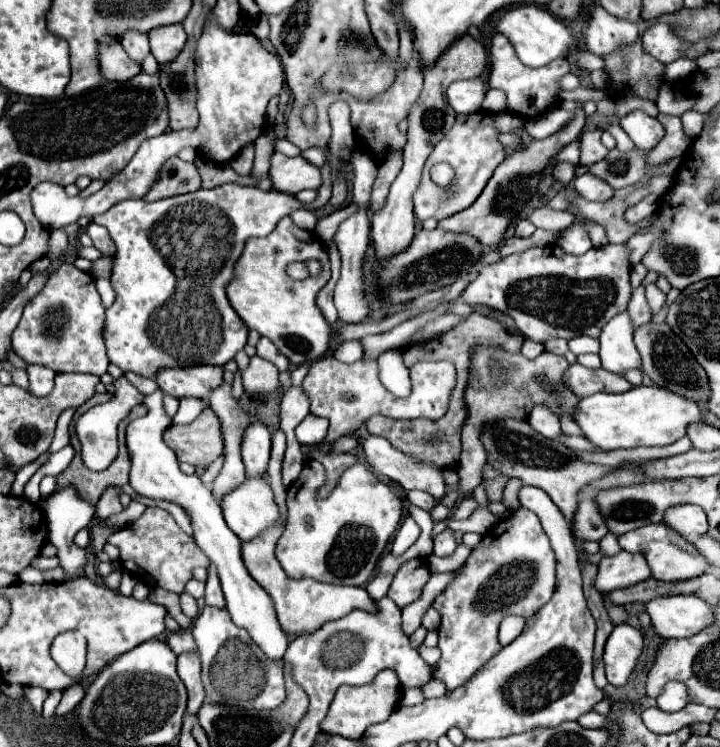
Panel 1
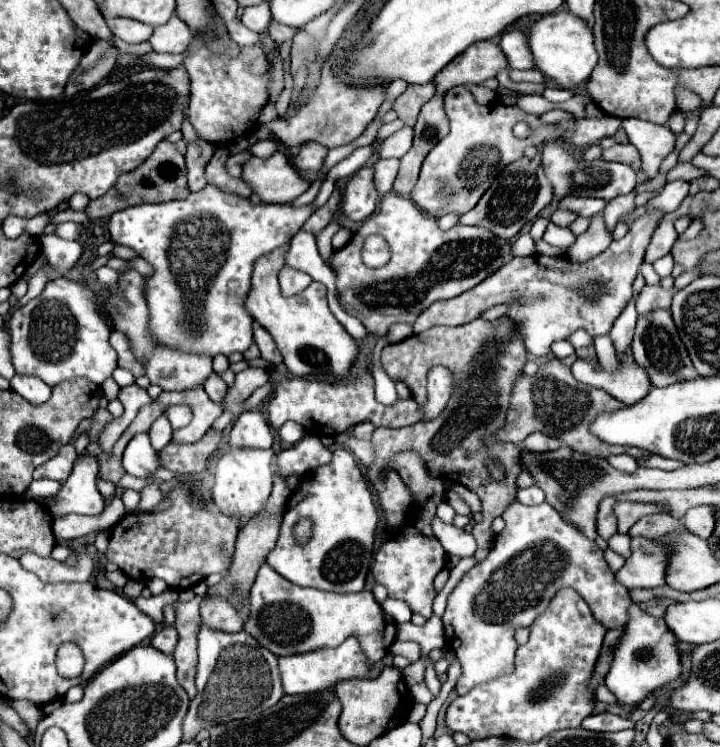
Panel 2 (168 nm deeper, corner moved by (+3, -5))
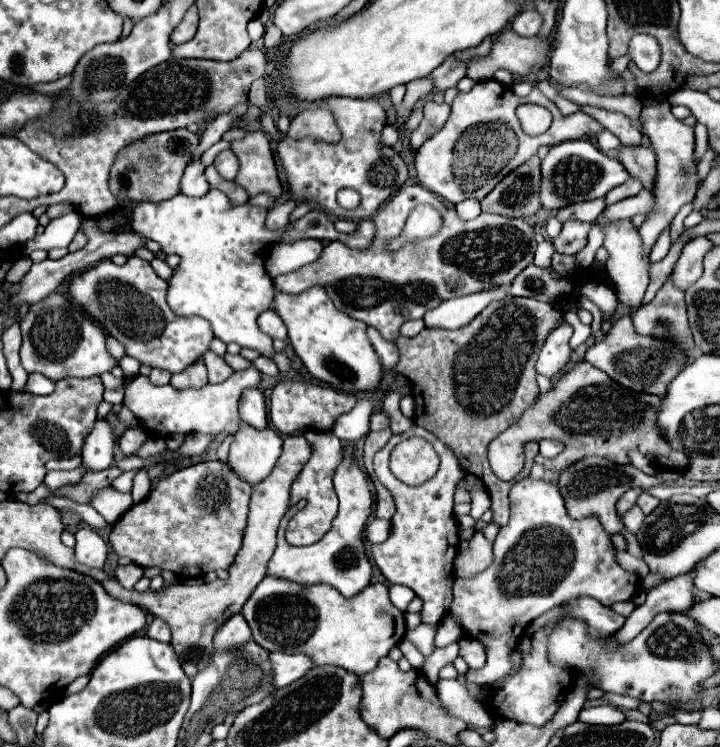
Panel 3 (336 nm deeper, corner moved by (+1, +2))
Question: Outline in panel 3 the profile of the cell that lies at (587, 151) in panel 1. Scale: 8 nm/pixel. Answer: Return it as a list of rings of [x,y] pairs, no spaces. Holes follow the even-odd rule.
[[[638,146],[638,148],[618,148],[620,152],[620,162],[624,164],[624,168],[638,178],[646,190],[652,188],[654,184],[654,164],[656,164],[656,156],[652,152],[652,148],[648,146]]]

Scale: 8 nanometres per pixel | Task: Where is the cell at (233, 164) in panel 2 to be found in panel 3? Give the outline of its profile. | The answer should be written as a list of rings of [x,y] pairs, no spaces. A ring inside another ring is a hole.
[[[224,150],[224,152],[220,152],[220,154],[216,156],[214,166],[216,166],[216,170],[220,172],[222,178],[234,180],[234,176],[236,176],[236,172],[238,172],[238,158],[234,156],[234,152]]]

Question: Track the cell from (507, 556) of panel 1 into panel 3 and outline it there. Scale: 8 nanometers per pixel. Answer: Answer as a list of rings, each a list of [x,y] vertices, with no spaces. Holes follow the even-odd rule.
[[[530,478],[516,482],[510,490],[510,522],[508,526],[500,528],[494,540],[494,562],[478,576],[454,578],[454,600],[450,604],[450,614],[458,618],[466,634],[480,642],[486,650],[486,664],[478,670],[468,670],[466,682],[484,688],[508,676],[514,668],[512,654],[516,650],[516,642],[522,636],[526,624],[554,606],[562,606],[578,596],[596,598],[604,606],[626,602],[634,596],[636,582],[638,578],[634,578],[634,574],[626,572],[614,560],[614,546],[596,518],[574,520],[568,516],[556,484],[544,480],[534,482]]]

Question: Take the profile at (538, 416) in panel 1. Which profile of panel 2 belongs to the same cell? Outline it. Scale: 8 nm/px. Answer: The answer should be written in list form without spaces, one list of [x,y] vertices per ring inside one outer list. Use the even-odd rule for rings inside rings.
[[[532,433],[532,435],[528,435],[528,439],[524,441],[524,447],[526,447],[530,453],[544,453],[544,451],[556,451],[556,449],[560,447],[560,441],[548,437],[548,435]]]

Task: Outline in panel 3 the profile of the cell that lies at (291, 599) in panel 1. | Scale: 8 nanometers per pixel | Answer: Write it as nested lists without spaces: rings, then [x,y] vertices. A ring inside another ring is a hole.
[[[266,574],[258,588],[252,592],[252,596],[246,600],[242,614],[252,630],[252,638],[268,652],[306,654],[314,660],[316,666],[340,666],[358,676],[372,672],[378,666],[378,660],[384,658],[406,632],[404,613],[392,605],[388,598],[388,586],[384,584],[370,584],[352,598],[344,598],[336,588],[328,584],[308,586]]]

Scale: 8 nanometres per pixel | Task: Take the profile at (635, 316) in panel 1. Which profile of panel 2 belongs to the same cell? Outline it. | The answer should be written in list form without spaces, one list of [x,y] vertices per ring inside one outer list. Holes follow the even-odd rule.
[[[646,285],[642,289],[642,293],[638,295],[638,299],[636,299],[638,315],[646,315],[648,311],[652,311],[656,307],[668,309],[670,303],[672,303],[672,297],[676,295],[676,291],[678,289],[674,285],[670,289],[664,289],[662,285]]]

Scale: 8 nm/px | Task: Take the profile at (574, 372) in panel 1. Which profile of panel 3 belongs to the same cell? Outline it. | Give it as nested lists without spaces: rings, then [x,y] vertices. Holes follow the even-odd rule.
[[[622,316],[620,320],[612,322],[612,328],[602,342],[596,342],[586,350],[584,360],[606,372],[614,382],[622,384],[624,388],[662,396],[670,380],[684,368],[684,356],[678,350],[680,348],[674,348],[674,344],[666,344],[664,340],[638,336],[632,328],[630,316]]]

